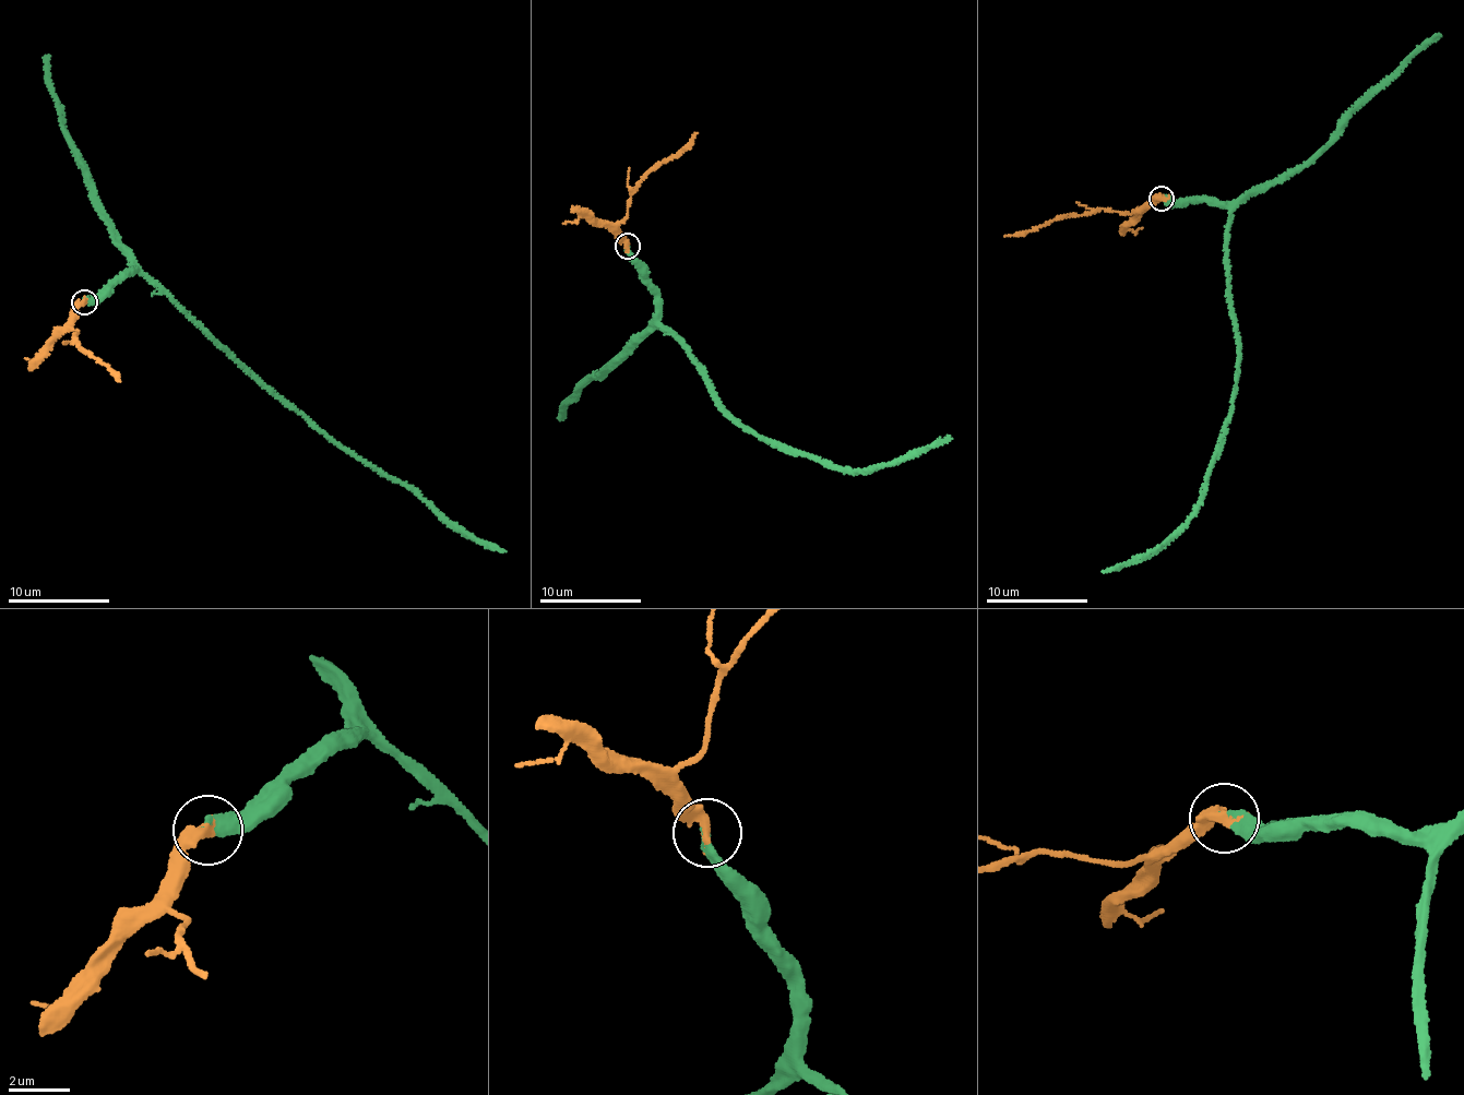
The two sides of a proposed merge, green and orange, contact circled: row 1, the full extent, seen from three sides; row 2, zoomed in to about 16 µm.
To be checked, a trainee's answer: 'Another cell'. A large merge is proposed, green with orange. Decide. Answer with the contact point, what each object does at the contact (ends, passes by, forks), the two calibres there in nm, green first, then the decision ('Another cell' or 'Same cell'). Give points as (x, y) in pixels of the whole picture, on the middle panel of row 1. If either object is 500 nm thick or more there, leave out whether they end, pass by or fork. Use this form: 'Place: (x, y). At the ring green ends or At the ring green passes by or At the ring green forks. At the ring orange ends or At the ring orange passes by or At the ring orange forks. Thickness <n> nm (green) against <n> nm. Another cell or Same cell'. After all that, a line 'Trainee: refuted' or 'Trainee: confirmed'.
Place: (627, 246). At the ring green ends. At the ring orange ends. Thickness 320 nm (green) against 400 nm. Same cell
Trainee: refuted

